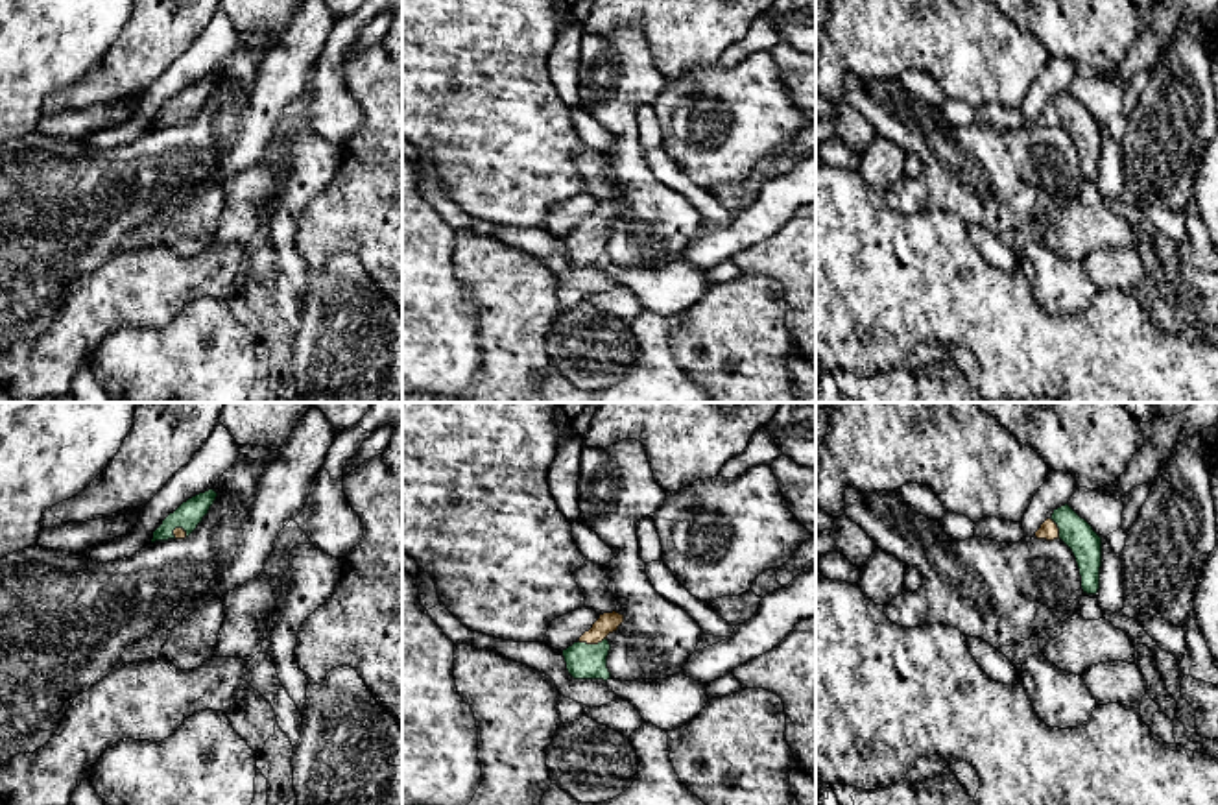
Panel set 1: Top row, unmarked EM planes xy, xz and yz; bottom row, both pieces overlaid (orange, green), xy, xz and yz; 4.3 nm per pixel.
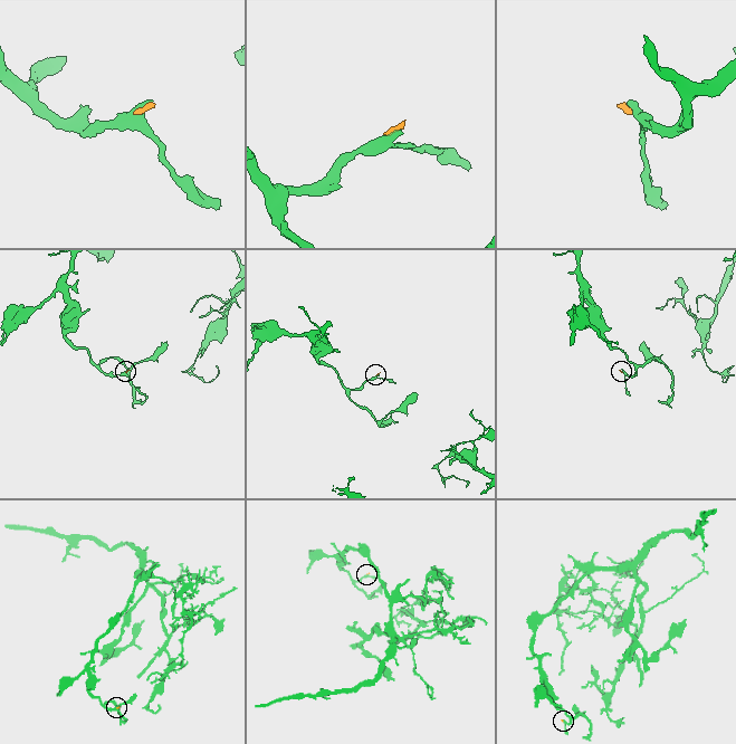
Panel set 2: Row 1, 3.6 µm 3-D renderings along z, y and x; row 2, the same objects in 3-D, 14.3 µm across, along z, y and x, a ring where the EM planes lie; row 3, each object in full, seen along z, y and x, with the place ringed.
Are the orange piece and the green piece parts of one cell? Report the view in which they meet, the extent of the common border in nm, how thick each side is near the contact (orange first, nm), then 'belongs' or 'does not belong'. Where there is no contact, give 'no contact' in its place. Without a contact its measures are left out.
xz | 130 nm | 90/160 nm | belongs

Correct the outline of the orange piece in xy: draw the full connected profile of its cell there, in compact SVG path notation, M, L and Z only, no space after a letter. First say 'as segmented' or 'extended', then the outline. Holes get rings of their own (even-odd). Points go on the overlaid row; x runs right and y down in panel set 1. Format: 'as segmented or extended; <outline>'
extended; M209 489L183 502L153 532L151 543L188 537L197 528L197 524L203 521L203 517L209 513L216 497L218 493L214 489Z

